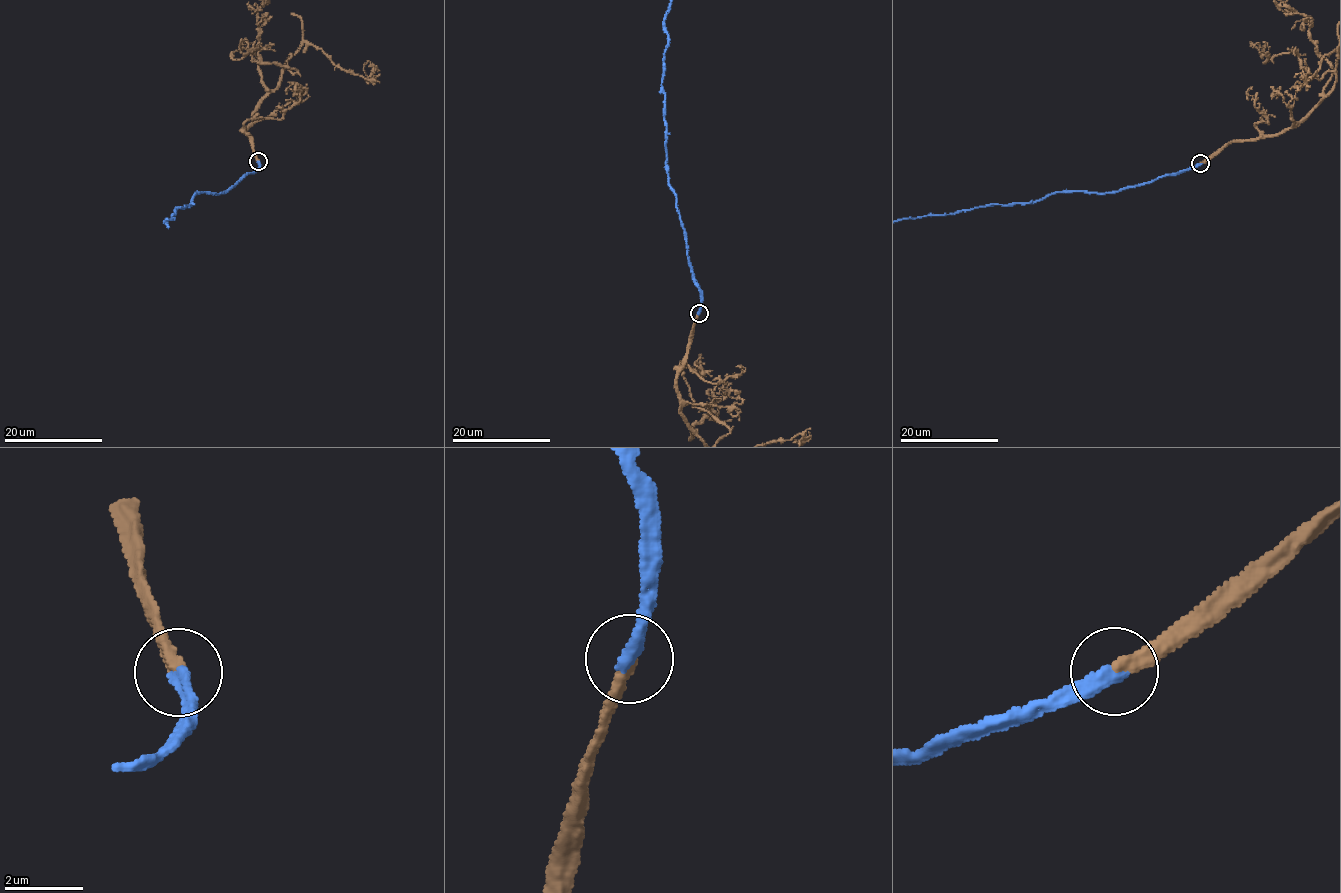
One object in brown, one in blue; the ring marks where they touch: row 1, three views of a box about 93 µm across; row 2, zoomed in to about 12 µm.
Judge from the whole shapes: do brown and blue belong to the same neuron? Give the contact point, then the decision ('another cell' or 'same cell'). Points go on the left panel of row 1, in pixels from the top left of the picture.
(258, 161) | same cell

